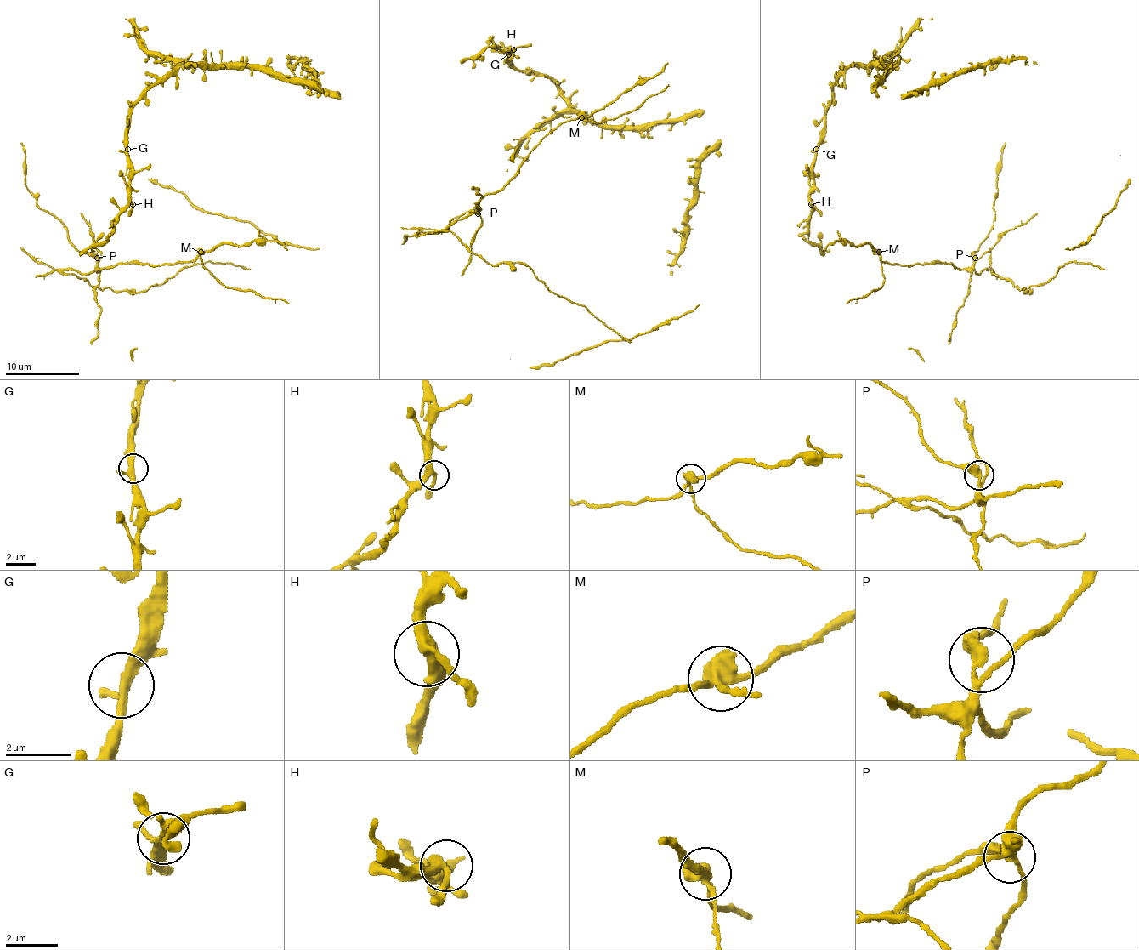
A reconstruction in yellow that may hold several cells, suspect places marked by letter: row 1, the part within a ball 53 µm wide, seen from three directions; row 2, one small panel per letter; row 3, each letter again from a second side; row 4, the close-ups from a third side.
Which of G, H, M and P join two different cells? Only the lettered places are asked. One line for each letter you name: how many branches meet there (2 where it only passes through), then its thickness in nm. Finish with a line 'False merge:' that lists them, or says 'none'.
M: Branches: 3. Thickness 400 nm
P: Branches: 3. Thickness 280 nm
False merge: M, P

